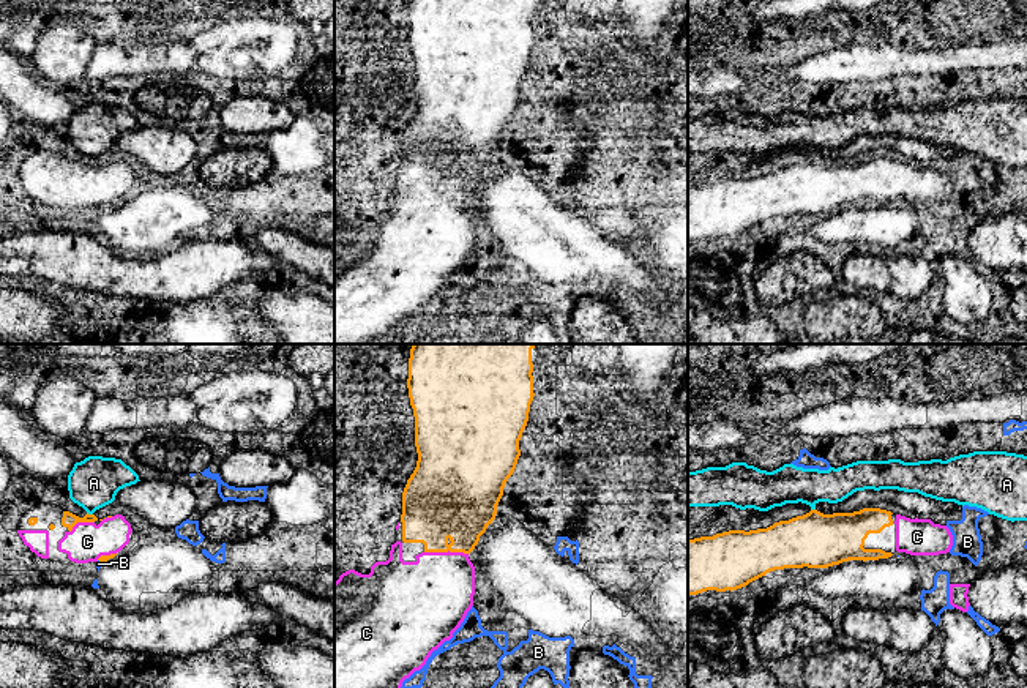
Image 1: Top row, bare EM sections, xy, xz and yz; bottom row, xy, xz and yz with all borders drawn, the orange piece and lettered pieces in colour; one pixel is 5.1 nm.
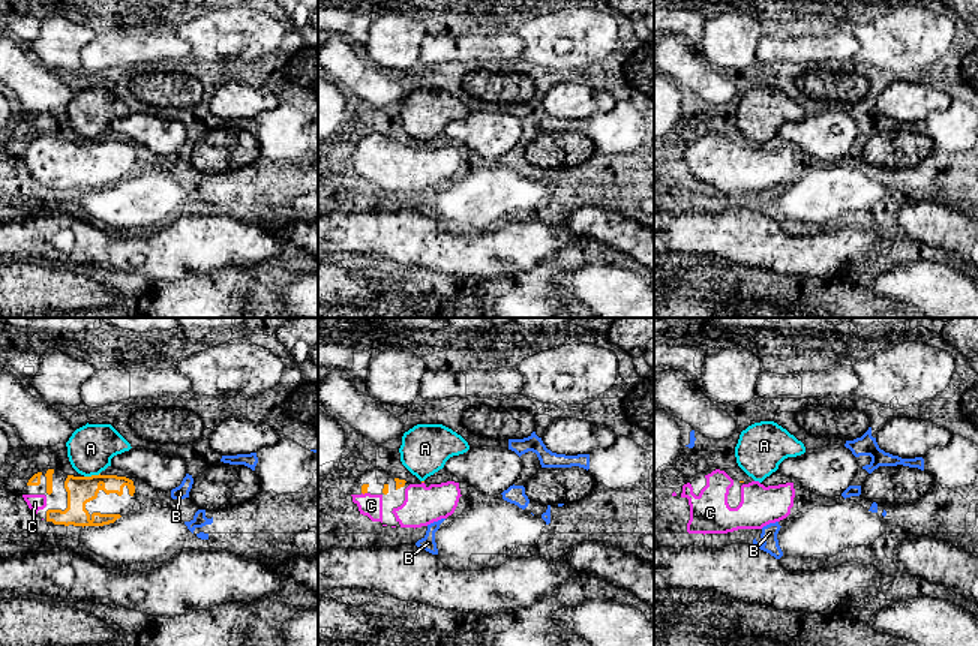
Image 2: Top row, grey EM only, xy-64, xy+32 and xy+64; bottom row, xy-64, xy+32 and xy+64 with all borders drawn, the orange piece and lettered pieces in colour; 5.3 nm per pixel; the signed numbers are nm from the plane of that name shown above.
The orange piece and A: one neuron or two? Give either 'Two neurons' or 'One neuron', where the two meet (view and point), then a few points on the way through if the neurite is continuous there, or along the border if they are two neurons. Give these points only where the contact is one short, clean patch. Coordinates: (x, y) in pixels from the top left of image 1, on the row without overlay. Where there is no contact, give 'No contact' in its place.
Two neurons. Touches orange at xy (90, 161)

